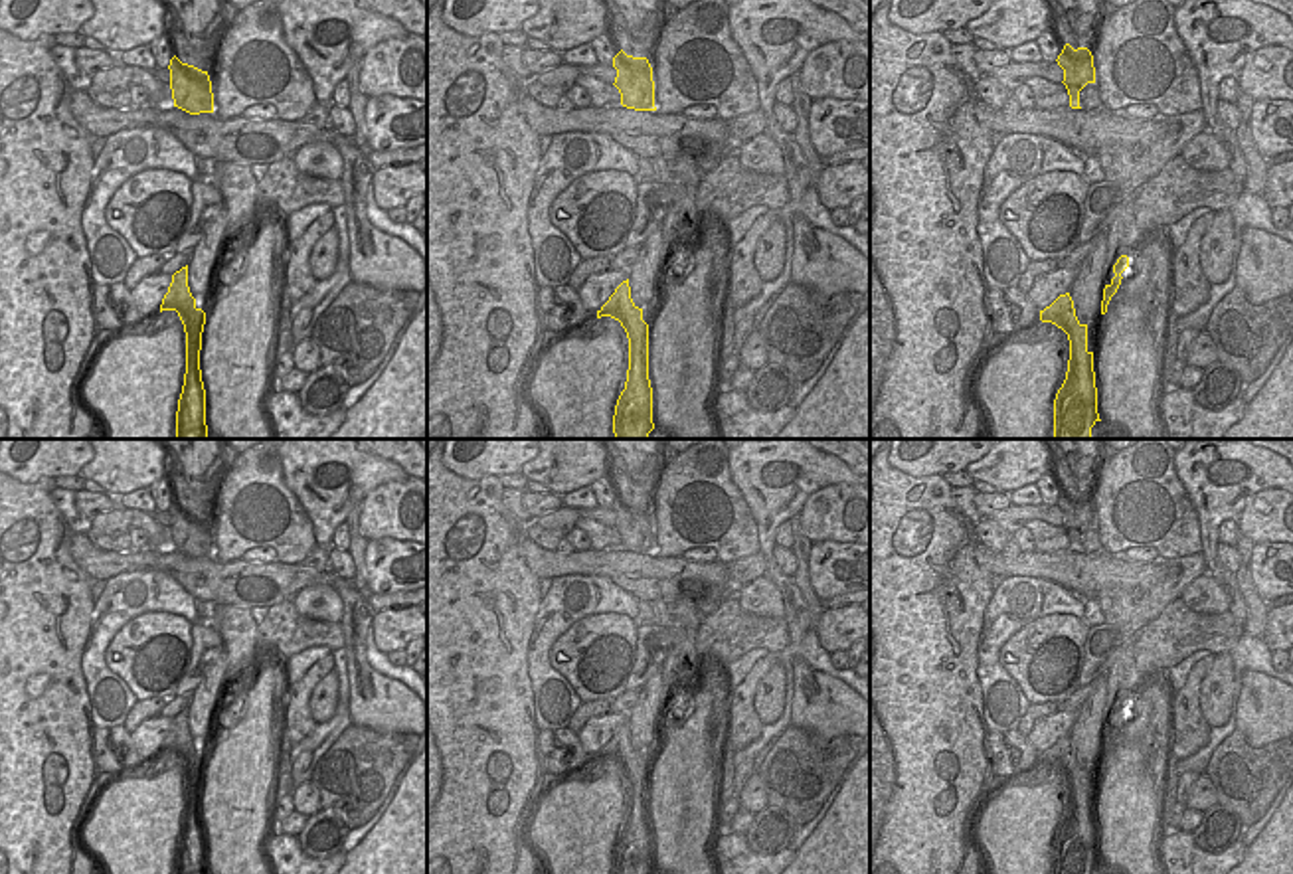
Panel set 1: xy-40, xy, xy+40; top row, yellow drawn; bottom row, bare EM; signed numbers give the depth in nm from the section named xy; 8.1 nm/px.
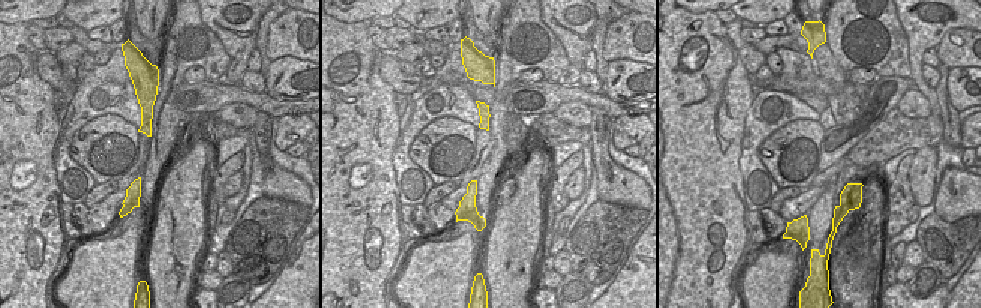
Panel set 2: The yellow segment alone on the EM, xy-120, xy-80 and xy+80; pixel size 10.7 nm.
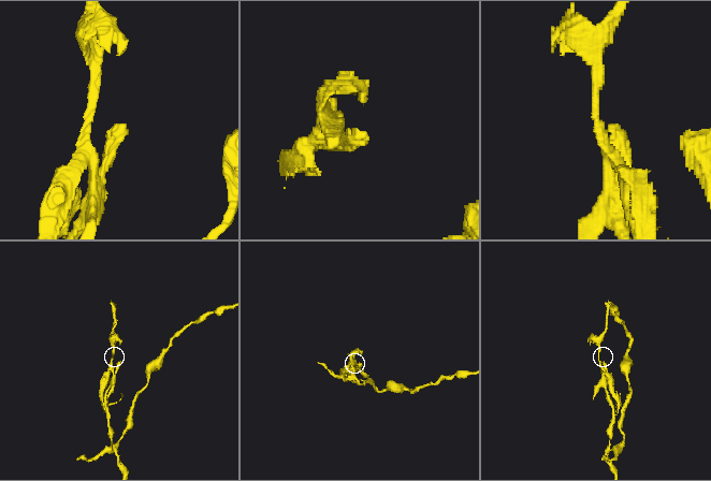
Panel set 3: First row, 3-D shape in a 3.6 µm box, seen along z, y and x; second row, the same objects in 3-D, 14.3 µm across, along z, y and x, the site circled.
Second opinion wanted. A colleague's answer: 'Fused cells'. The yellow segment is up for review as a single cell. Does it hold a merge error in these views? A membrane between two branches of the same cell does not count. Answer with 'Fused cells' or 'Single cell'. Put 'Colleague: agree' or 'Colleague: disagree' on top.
Colleague: disagree
Single cell.

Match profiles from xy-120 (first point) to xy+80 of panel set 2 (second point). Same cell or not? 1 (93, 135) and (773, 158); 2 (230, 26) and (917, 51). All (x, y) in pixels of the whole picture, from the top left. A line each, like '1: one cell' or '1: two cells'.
1: one cell
2: one cell

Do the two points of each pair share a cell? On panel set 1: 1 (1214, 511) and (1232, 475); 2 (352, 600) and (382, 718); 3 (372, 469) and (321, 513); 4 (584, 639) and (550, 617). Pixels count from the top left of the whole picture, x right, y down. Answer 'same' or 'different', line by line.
1: same
2: same
3: same
4: different

